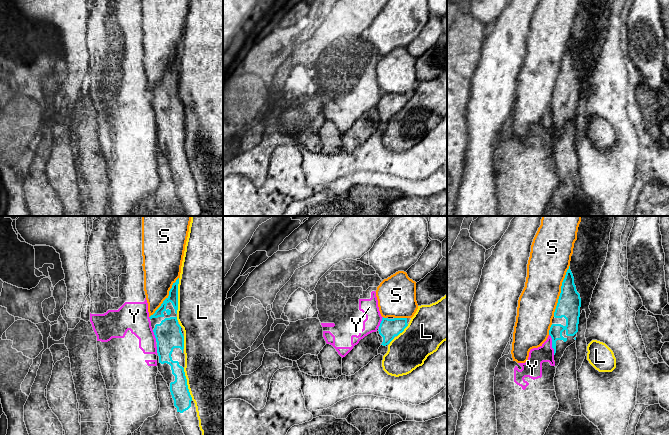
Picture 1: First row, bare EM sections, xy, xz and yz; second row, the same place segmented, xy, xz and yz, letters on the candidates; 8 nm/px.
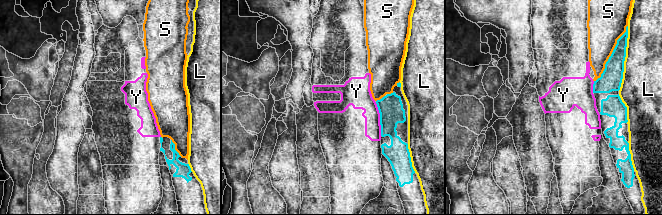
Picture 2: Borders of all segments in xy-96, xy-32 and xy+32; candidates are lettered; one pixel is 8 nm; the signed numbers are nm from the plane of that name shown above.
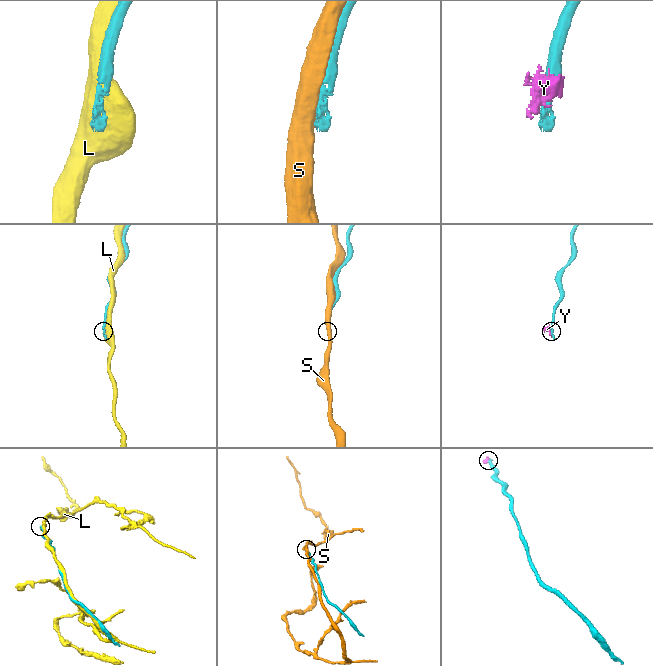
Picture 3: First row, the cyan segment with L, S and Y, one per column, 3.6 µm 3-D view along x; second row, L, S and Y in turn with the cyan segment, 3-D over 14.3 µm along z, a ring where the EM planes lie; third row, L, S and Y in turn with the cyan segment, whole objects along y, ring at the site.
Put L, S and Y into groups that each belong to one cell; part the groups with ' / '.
L / S / Y

